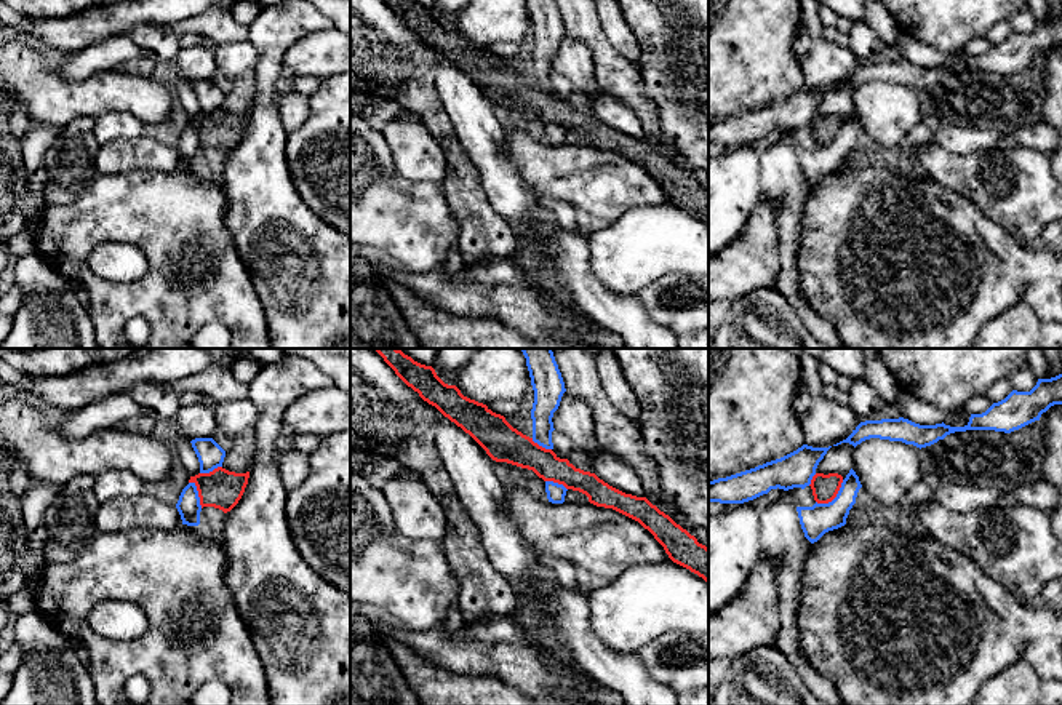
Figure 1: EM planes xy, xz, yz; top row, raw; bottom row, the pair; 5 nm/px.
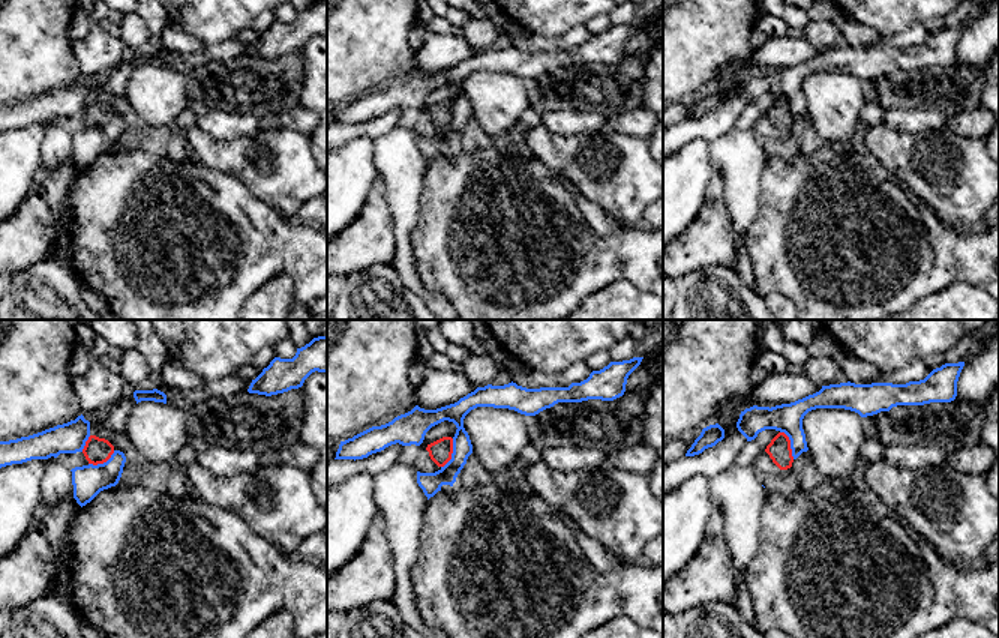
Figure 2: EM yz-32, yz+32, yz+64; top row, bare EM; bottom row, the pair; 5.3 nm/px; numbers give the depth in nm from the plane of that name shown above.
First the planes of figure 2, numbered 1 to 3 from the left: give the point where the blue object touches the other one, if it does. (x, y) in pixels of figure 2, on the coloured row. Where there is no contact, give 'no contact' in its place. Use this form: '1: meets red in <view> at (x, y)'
1: meets red in yz-32 at (102, 463)
2: meets red in yz+32 at (452, 452)
3: meets red in yz+64 at (789, 445)

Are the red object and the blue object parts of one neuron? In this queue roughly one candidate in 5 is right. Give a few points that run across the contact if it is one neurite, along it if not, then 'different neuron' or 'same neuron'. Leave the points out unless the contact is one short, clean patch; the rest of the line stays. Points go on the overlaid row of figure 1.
line yz (843, 480), (838, 493), (830, 501), (816, 502); different neuron

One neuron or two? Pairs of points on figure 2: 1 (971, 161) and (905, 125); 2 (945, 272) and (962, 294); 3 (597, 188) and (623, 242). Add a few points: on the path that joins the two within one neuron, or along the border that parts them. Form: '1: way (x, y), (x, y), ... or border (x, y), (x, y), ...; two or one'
1: border (885, 125), (900, 132), (941, 129); two
2: border (983, 290), (953, 282), (921, 297); two
3: border (605, 213), (621, 225), (642, 225); two

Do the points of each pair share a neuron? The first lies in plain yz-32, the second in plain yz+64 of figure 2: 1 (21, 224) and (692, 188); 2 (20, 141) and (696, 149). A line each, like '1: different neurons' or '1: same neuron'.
1: different neurons
2: same neuron

